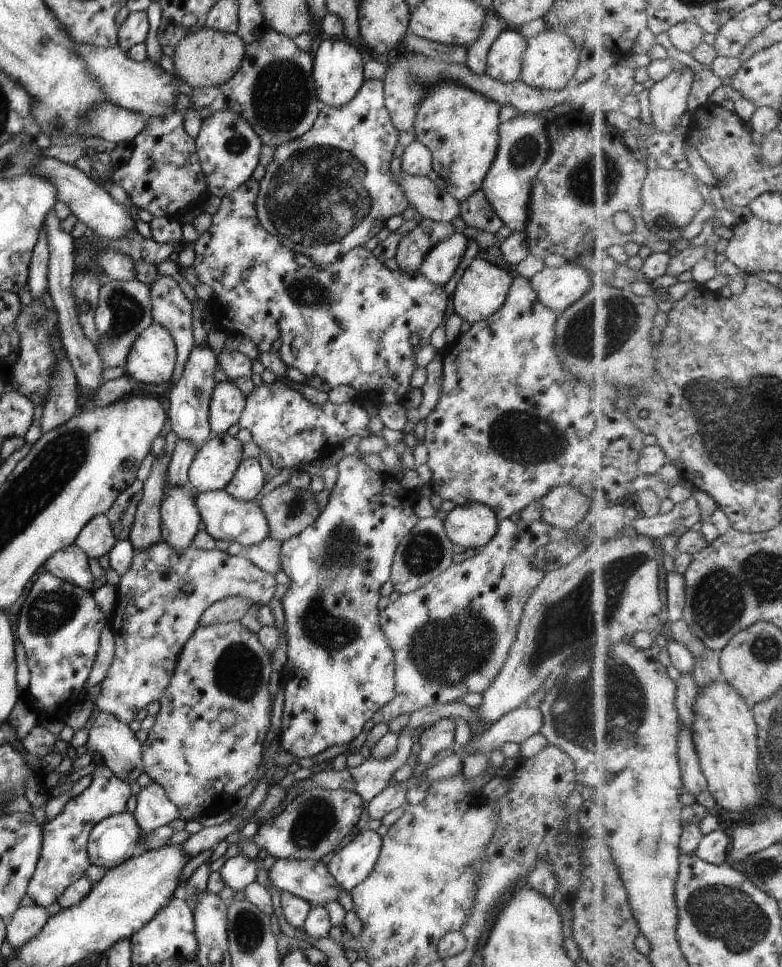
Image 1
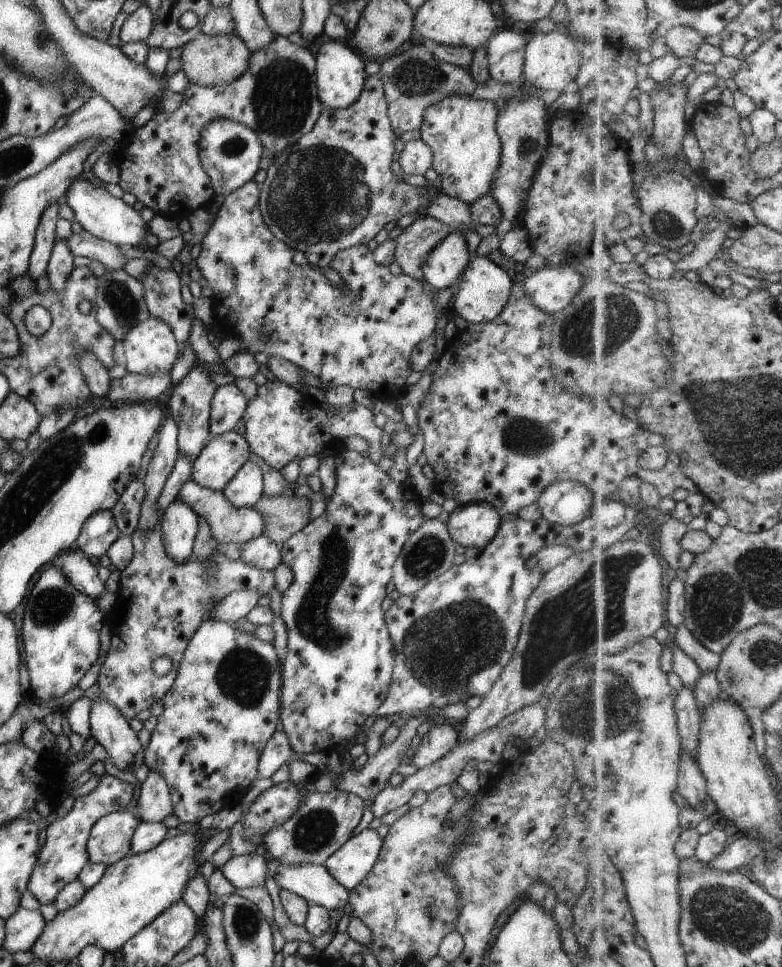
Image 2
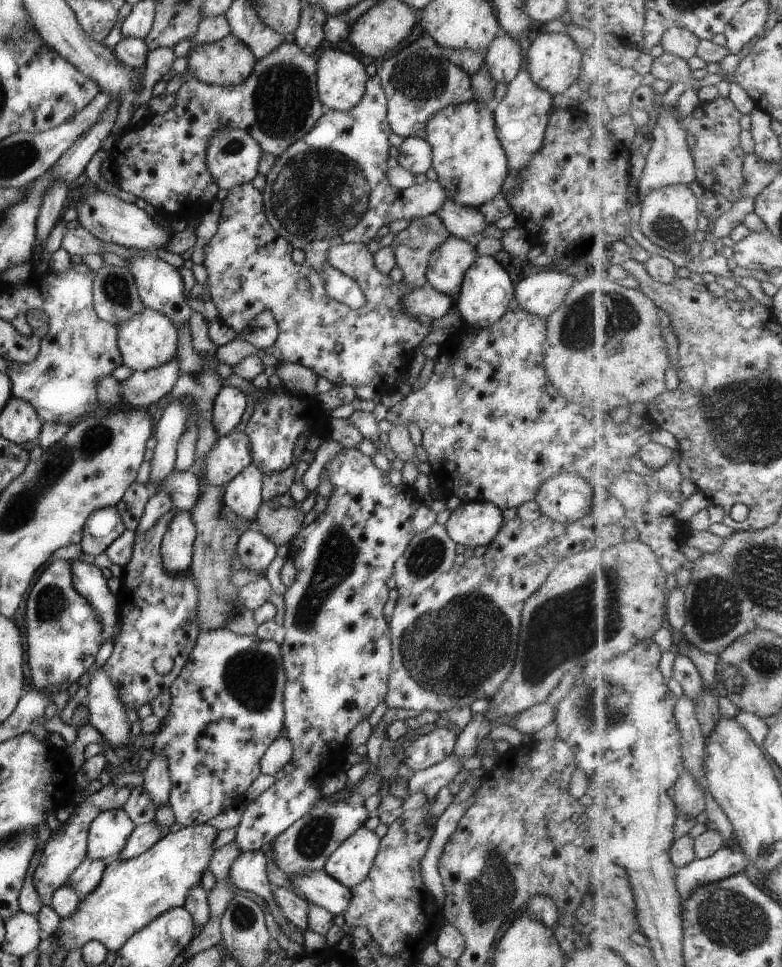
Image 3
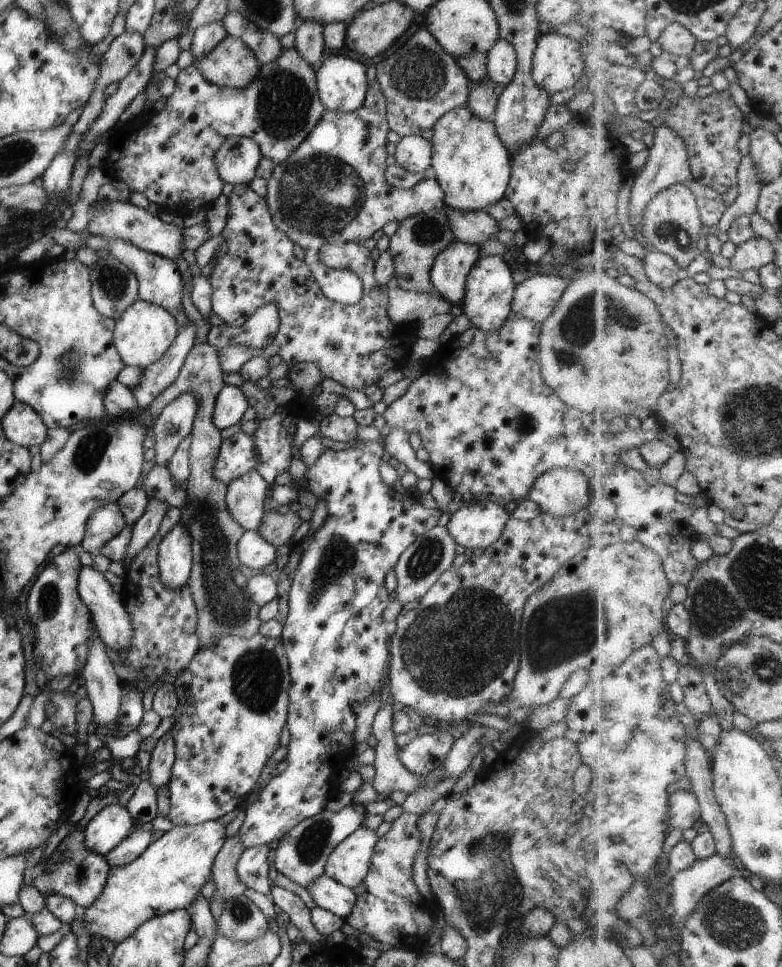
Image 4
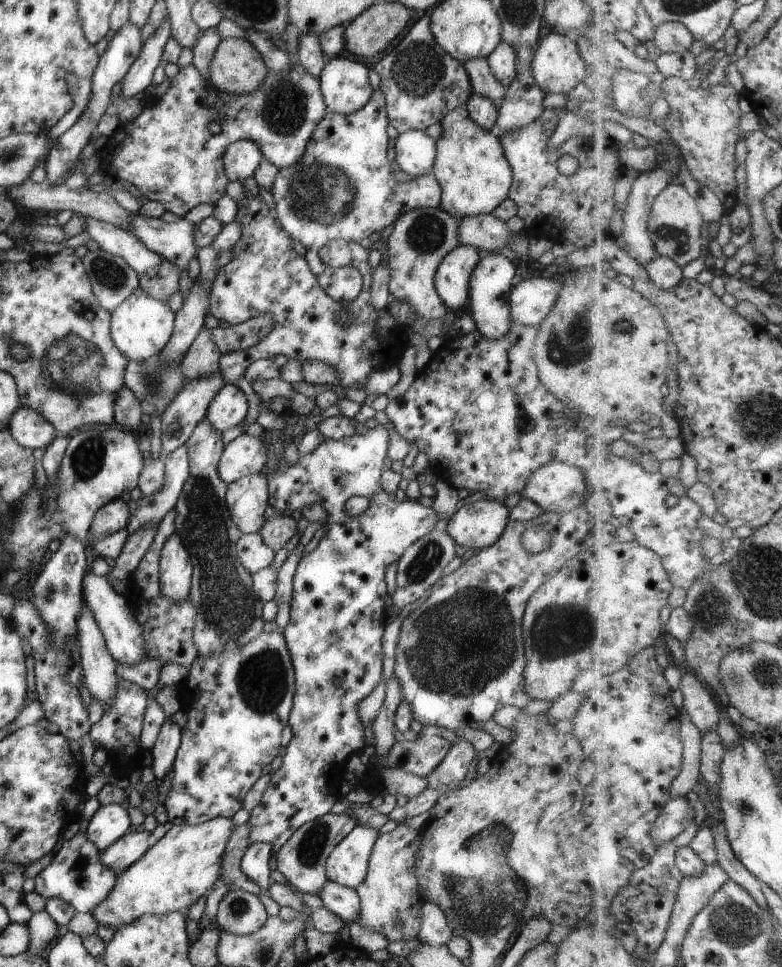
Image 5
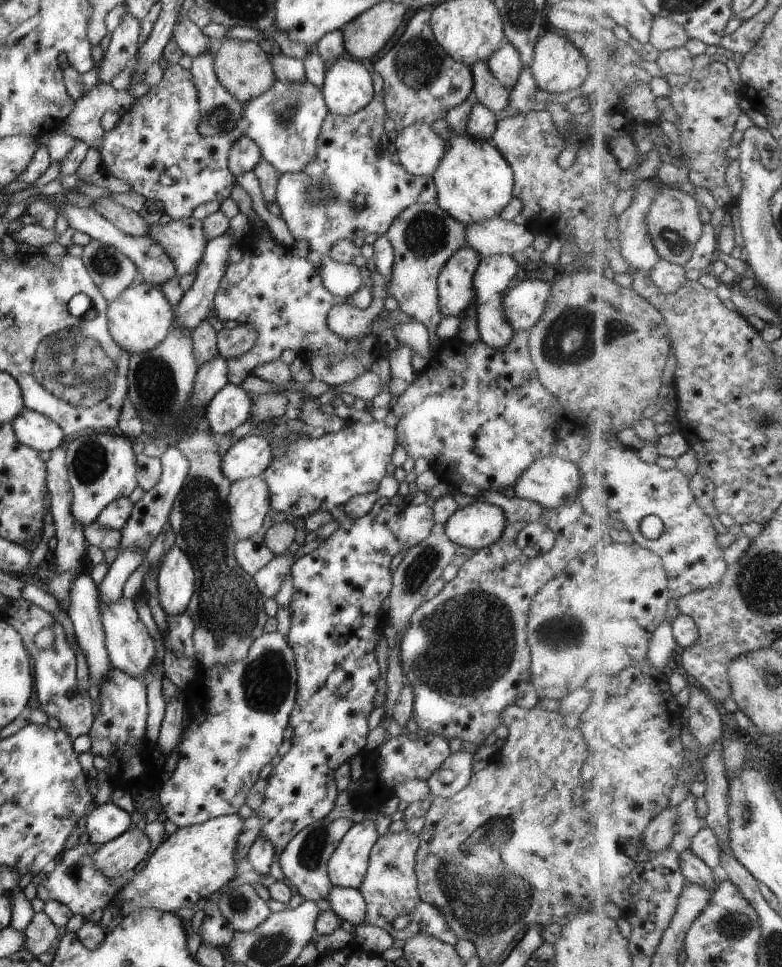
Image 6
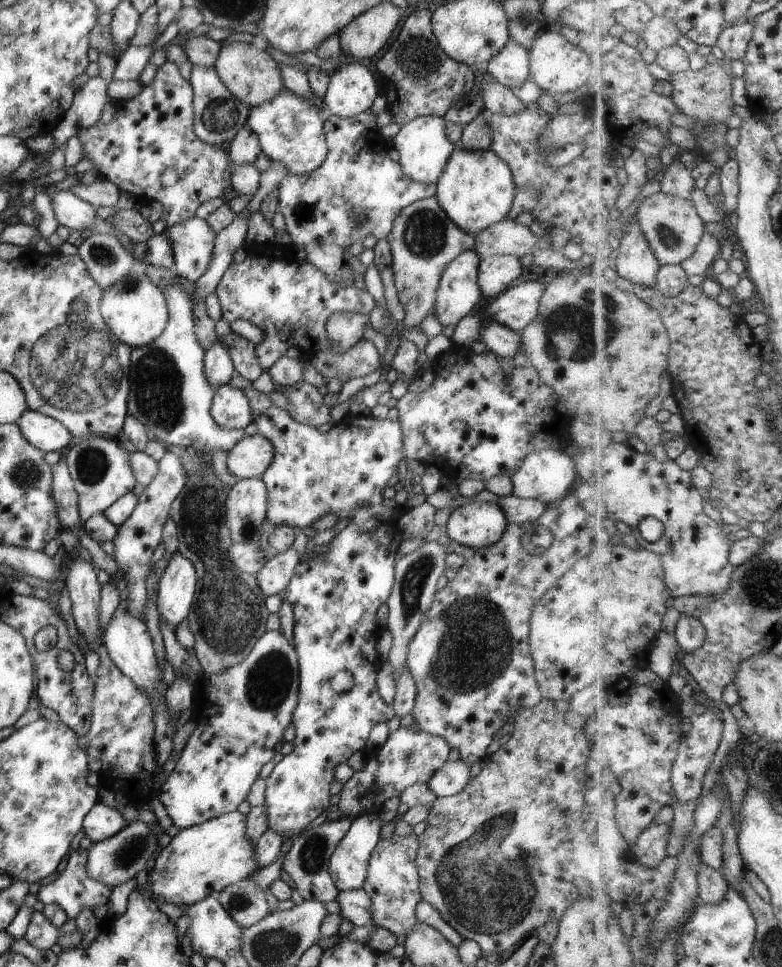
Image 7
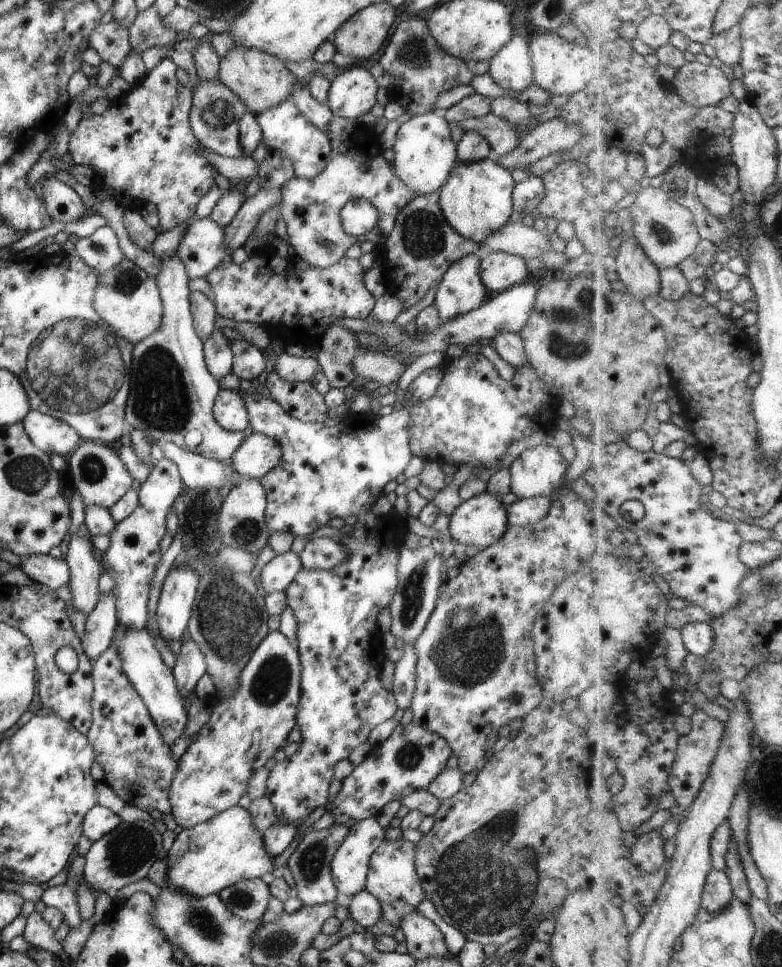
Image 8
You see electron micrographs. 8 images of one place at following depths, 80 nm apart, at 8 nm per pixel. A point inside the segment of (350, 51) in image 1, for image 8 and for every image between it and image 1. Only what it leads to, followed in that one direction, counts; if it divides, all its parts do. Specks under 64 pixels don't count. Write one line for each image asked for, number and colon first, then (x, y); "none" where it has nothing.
2: (338, 71)
3: (340, 78)
4: (342, 84)
5: (343, 82)
6: (346, 88)
7: (351, 88)
8: (351, 93)

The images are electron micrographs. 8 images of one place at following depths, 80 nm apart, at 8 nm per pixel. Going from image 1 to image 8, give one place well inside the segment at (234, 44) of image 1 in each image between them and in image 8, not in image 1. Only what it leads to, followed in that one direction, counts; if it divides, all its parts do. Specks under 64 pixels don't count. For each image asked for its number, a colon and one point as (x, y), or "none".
2: (205, 60)
3: (228, 61)
4: (231, 64)
5: (236, 68)
6: (243, 70)
7: (250, 74)
8: (260, 80)

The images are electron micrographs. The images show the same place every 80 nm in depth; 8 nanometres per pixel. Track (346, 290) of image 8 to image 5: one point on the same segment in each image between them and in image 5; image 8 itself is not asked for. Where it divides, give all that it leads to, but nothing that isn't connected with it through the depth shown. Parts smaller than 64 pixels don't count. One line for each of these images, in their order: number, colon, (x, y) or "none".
5: (277, 281)
6: (281, 295)
7: (289, 300)

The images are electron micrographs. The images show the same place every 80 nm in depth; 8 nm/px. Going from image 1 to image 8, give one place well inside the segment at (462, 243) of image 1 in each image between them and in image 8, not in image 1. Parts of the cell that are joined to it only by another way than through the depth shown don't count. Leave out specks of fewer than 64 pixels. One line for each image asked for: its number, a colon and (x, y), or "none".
2: (442, 265)
3: (447, 264)
4: (450, 266)
5: (451, 279)
6: (454, 282)
7: (457, 292)
8: (460, 289)

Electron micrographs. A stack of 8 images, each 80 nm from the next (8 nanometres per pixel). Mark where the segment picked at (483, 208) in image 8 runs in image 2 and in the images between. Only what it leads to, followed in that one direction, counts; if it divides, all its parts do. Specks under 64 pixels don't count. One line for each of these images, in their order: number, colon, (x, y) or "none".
2: (460, 130)
3: (468, 159)
4: (472, 168)
5: (473, 176)
6: (473, 181)
7: (475, 188)

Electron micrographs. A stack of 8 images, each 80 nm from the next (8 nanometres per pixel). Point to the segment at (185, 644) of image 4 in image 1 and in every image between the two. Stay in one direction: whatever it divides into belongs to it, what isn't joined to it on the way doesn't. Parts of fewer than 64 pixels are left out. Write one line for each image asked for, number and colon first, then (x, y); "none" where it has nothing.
1: (153, 609)
2: (159, 603)
3: (157, 610)

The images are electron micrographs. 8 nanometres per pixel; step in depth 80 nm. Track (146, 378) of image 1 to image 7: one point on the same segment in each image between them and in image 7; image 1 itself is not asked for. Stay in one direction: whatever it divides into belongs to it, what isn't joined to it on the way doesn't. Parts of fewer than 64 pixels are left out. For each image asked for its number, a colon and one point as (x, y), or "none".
2: (149, 348)
3: (147, 339)
4: (143, 331)
5: (140, 326)
6: (138, 319)
7: (135, 312)

